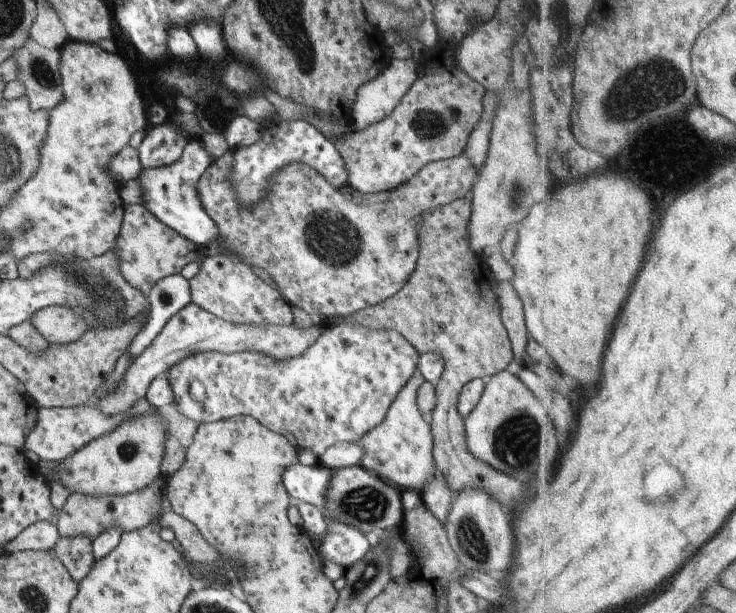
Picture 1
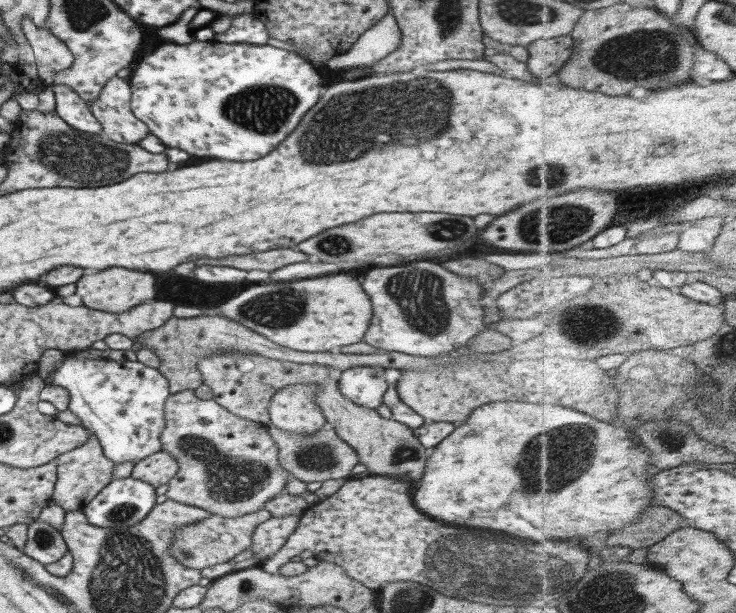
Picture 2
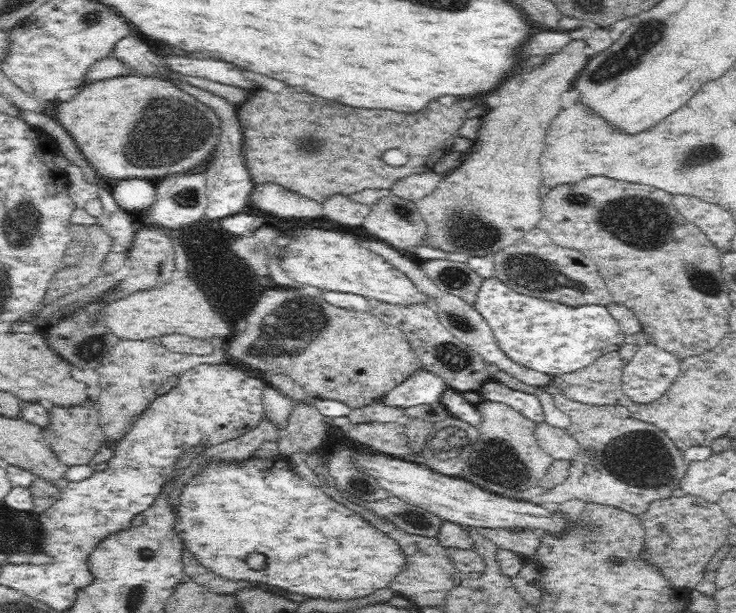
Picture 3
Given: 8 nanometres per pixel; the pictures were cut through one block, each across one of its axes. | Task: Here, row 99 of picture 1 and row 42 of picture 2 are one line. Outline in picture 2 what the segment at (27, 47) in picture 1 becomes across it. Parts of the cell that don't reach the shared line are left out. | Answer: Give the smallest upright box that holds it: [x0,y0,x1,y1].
[20,16,74,87]

